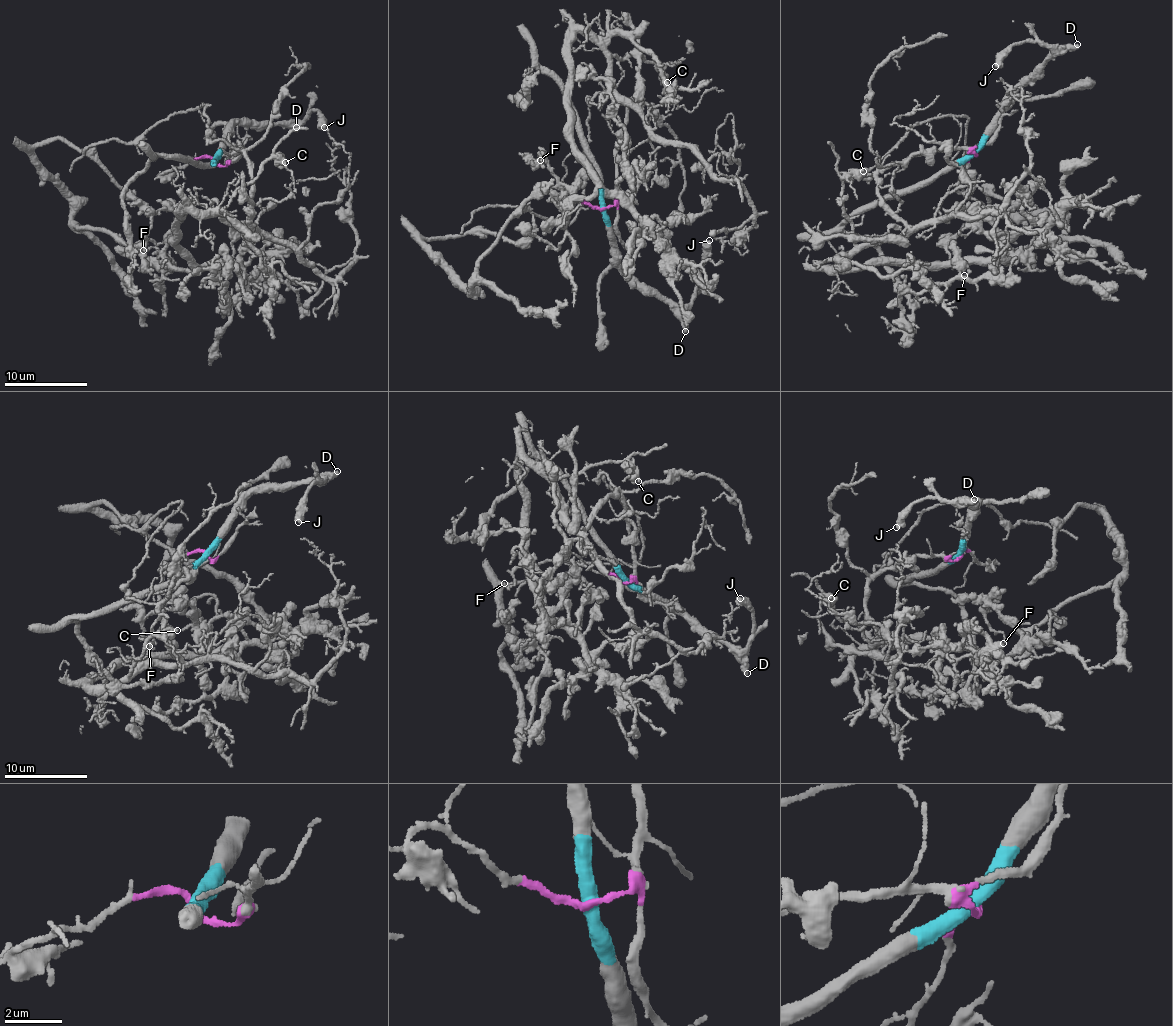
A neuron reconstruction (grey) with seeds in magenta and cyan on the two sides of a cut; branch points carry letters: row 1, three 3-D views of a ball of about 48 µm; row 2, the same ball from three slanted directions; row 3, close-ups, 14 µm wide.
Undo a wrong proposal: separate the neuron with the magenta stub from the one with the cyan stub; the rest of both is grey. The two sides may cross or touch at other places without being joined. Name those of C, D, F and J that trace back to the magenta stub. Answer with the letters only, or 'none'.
C, F

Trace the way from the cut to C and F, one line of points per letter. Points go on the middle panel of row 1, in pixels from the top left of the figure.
C: (601, 209), (614, 204), (616, 148), (636, 91), (640, 104), (614, 87), (610, 57), (641, 55), (668, 82)
F: (601, 209), (636, 91), (640, 104), (577, 39), (571, 151), (596, 190), (563, 209), (567, 187), (540, 160)

